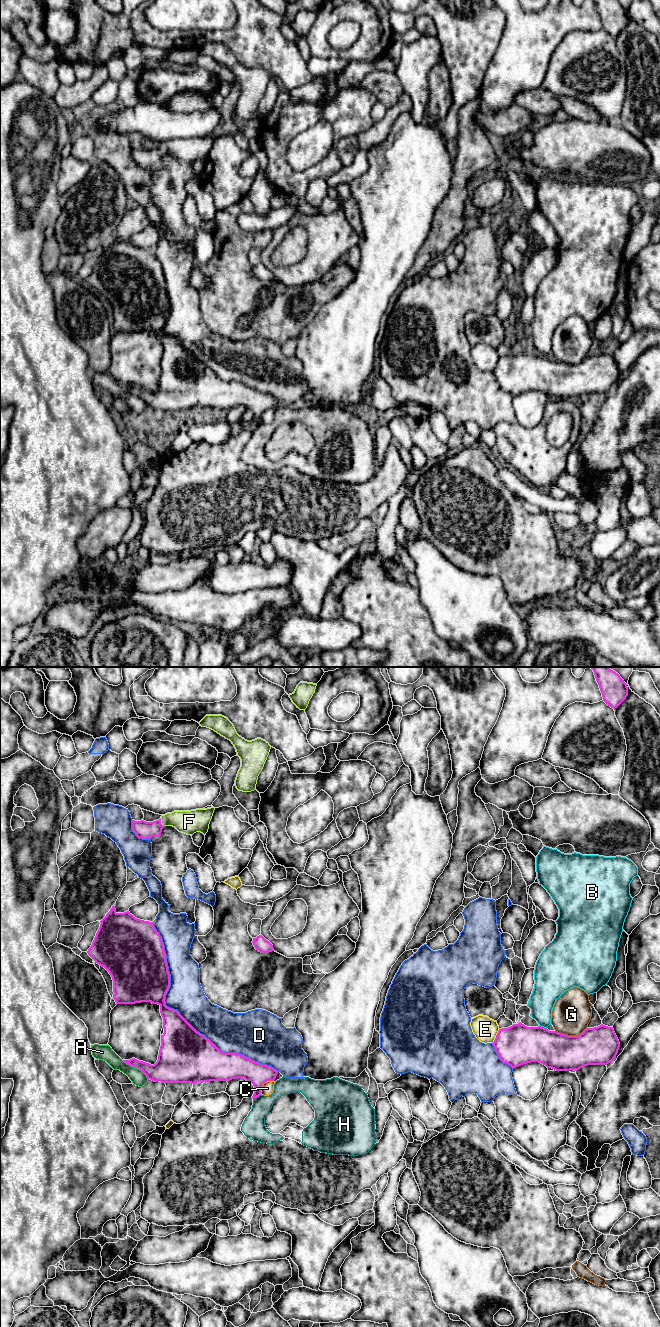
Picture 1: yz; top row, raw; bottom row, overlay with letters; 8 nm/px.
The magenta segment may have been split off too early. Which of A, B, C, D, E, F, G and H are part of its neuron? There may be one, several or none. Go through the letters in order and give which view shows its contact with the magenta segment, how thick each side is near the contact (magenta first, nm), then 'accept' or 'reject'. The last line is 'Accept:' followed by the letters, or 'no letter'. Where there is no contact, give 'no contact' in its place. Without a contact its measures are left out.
A: yz | 220/120 nm | reject
B: yz | 320/200 nm | reject
C: yz | 190/100 nm | reject
D: yz | 340/280 nm | reject
E: yz | 320/190 nm | reject
F: yz | 140/190 nm | accept
G: yz | 300/320 nm | reject
H: yz | 170/190 nm | reject
Accept: F

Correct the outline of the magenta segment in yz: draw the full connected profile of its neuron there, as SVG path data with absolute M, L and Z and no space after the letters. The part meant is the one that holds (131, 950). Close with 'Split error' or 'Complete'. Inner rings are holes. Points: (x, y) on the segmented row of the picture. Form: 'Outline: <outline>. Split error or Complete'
Outline: M113 905L100 921L100 927L88 949L88 955L95 963L104 967L113 980L113 999L116 1004L151 1002L160 1006L164 1033L158 1060L154 1065L135 1058L124 1060L126 1064L141 1070L154 1082L191 1083L230 1081L244 1078L254 1086L252 1098L261 1095L261 1087L267 1081L274 1081L278 1071L237 1053L220 1051L209 1039L197 1032L177 1010L165 1005L165 995L170 987L170 974L161 936L152 922L135 918L129 911L117 913Z. Complete

